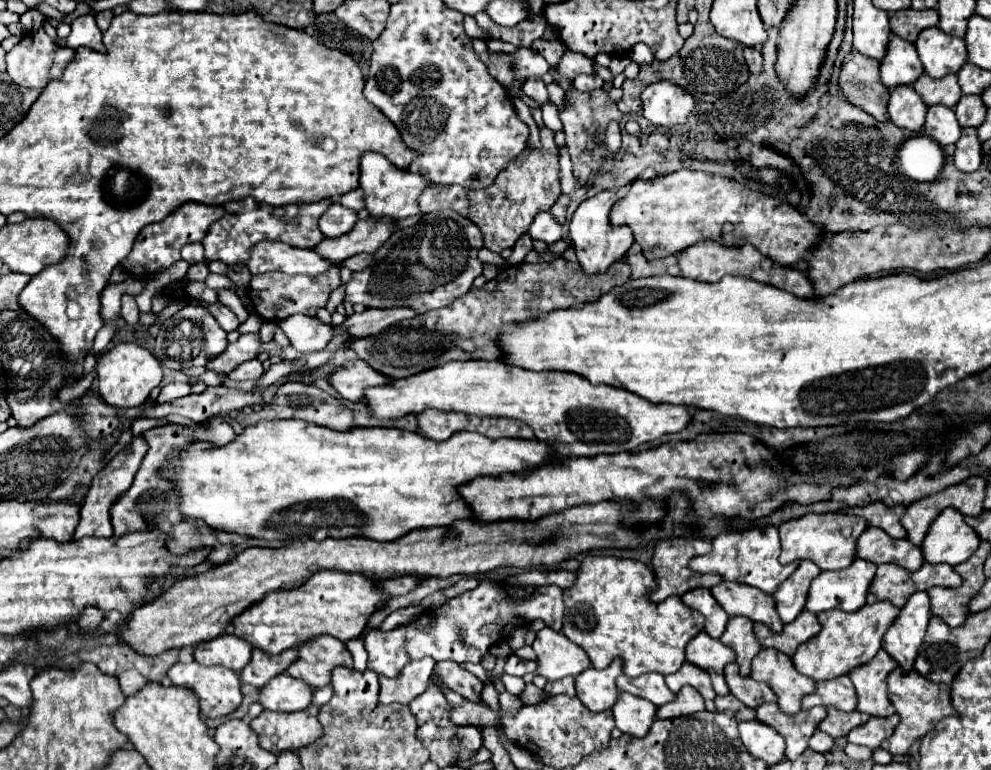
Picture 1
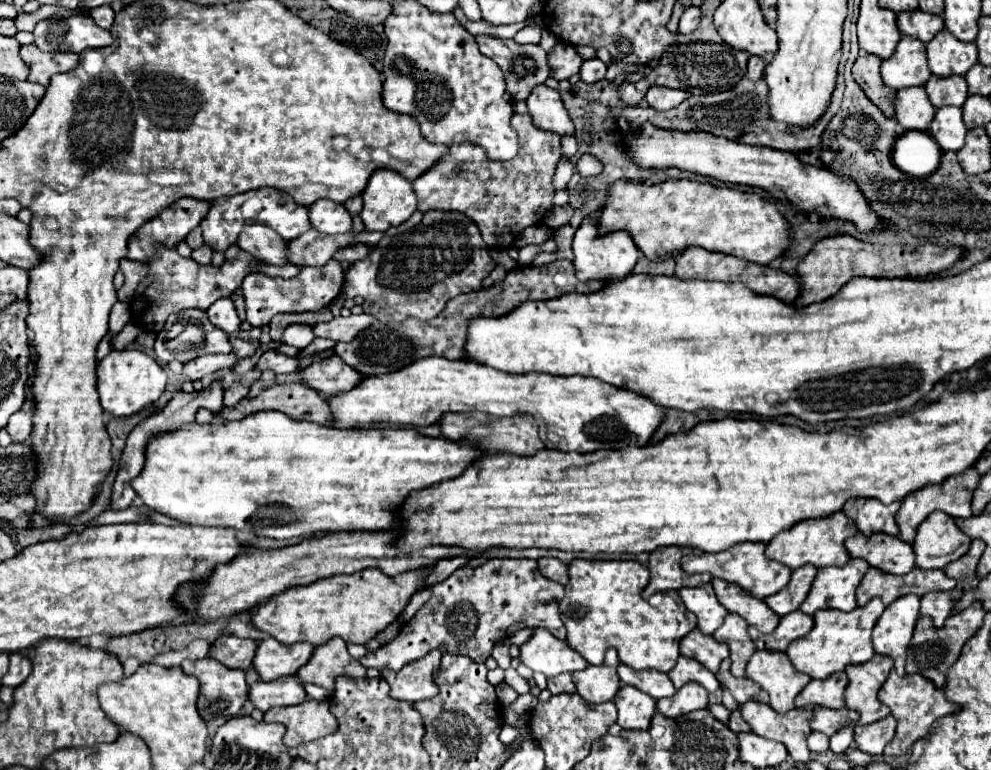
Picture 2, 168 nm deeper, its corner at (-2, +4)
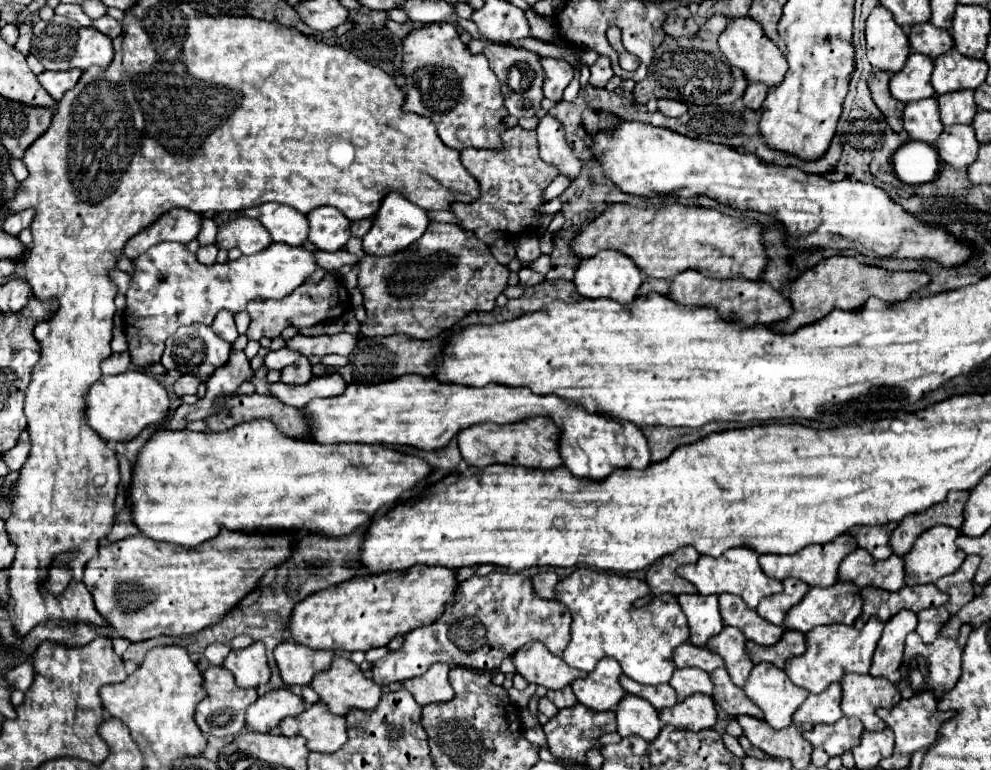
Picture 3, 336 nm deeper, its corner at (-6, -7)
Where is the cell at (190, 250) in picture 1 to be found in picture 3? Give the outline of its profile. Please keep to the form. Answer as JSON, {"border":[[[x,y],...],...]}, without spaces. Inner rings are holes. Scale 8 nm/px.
{"border":[[[205,218],[203,224],[201,224],[201,232],[197,236],[197,242],[199,246],[209,246],[209,244],[215,244],[215,236],[217,236],[217,226],[211,218]]]}

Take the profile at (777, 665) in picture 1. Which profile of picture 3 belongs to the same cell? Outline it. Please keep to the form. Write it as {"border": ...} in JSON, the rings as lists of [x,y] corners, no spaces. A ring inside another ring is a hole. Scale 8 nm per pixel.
{"border":[[[755,664],[743,690],[763,710],[765,722],[775,730],[787,728],[795,710],[809,696],[807,690],[789,680],[785,670],[773,664]]]}

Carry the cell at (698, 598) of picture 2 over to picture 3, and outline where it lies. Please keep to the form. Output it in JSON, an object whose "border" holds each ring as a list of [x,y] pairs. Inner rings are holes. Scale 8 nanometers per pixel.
{"border":[[[681,594],[677,596],[681,610],[687,616],[691,638],[689,642],[695,646],[705,646],[707,640],[721,632],[723,620],[719,614],[717,596],[703,596],[703,594]]]}

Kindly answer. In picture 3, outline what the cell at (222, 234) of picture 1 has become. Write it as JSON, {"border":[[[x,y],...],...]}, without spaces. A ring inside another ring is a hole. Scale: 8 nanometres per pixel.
{"border":[[[261,204],[259,208],[247,208],[247,212],[221,212],[213,216],[215,224],[223,224],[235,220],[239,216],[257,218],[269,230],[275,242],[283,242],[289,246],[303,246],[309,236],[309,220],[305,214],[295,212],[295,208],[287,208],[287,204]]]}

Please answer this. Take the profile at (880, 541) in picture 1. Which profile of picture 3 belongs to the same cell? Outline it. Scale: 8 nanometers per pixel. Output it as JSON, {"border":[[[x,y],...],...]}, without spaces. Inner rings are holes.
{"border":[[[857,548],[839,566],[839,578],[855,582],[859,588],[875,586],[895,592],[905,586],[905,564],[901,556],[891,554],[887,560],[875,560],[867,550]]]}

